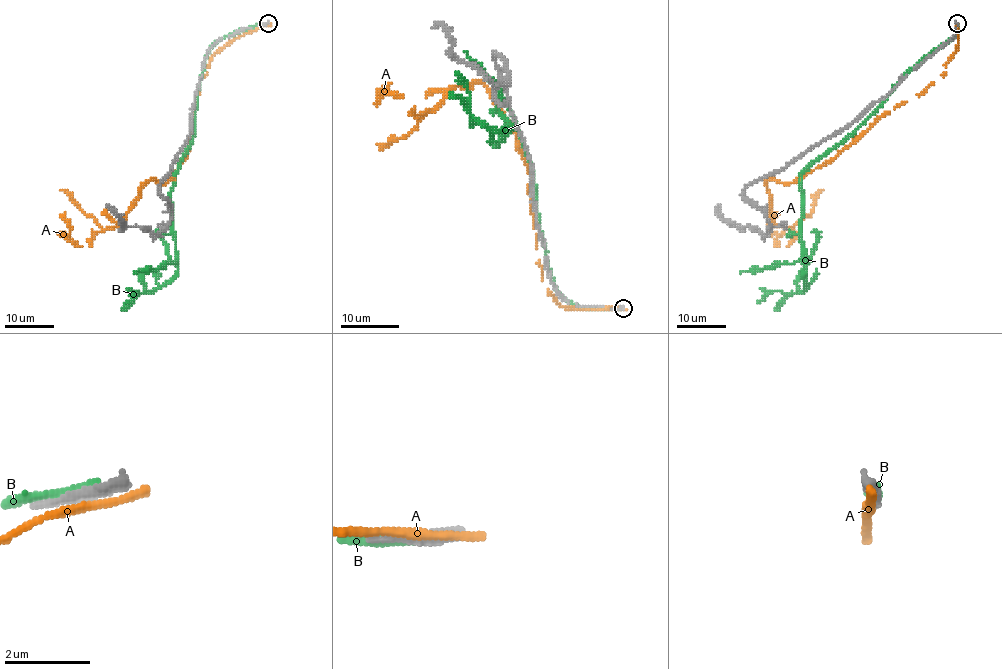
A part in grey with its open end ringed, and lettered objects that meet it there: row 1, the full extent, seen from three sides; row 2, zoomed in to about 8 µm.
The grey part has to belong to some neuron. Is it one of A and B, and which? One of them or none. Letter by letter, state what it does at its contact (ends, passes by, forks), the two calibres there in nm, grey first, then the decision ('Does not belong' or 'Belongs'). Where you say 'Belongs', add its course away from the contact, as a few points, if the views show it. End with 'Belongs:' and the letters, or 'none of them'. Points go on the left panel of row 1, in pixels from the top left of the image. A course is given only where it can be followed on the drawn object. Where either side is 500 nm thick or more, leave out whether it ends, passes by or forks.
A: It passes by. Thickness 380 nm (grey) against 180 nm. Does not belong
B: It ends there. Thickness 360 nm (grey) against 240 nm. Does not belong
Belongs: none of them

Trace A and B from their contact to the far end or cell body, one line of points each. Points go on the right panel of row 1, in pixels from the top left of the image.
A: (957, 25), (924, 91), (793, 182), (768, 179), (787, 247), (776, 211)
B: (957, 24), (955, 35), (918, 60), (887, 97), (802, 174), (805, 286), (789, 293), (771, 291), (757, 302)

